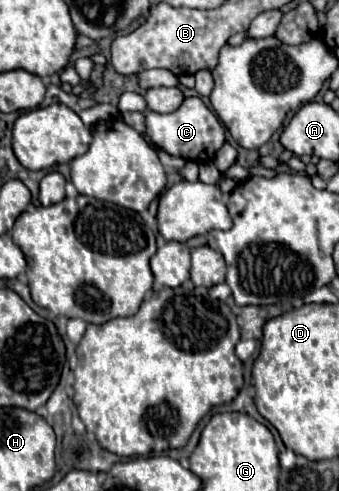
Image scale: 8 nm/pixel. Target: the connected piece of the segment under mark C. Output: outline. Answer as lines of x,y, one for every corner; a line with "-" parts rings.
186,98
184,104
170,114
158,114
148,110
146,112
146,132
148,136
168,154
180,156
186,160
200,160
208,162
214,158
214,154
224,144
224,126
216,118
214,112
206,108
206,104
200,98

